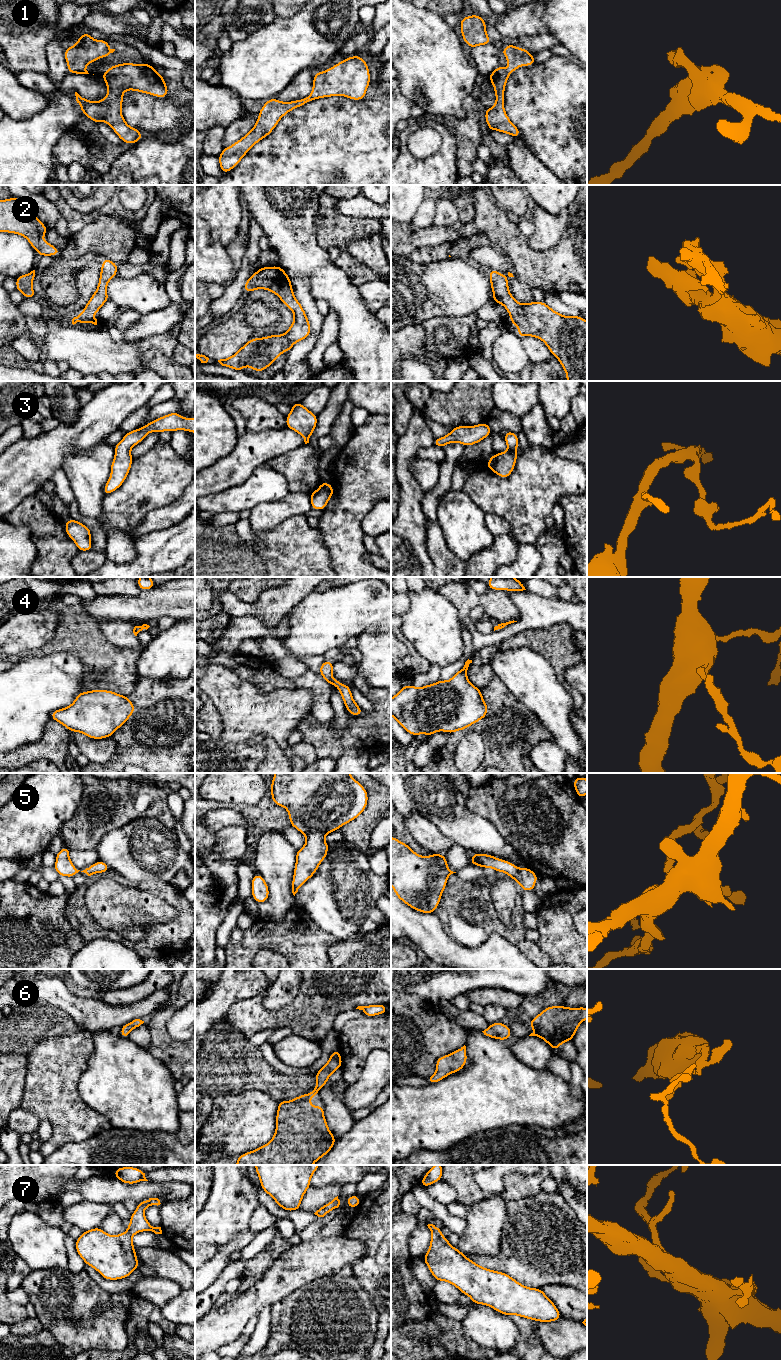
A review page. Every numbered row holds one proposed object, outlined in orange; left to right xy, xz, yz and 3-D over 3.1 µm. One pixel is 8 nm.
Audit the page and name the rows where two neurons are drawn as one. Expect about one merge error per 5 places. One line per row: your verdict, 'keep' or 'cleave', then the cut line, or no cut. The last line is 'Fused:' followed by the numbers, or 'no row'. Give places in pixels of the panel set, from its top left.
1: keep | no cut
2: keep | no cut
3: keep | no cut
4: keep | no cut
5: keep | no cut
6: keep | no cut
7: keep | no cut
Fused: no row

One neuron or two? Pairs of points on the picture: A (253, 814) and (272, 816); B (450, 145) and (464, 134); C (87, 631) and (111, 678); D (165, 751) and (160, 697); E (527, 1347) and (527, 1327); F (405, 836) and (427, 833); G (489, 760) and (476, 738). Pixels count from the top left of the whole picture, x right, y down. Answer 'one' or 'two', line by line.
A: one
B: two
C: one
D: one
E: one
F: two
G: two

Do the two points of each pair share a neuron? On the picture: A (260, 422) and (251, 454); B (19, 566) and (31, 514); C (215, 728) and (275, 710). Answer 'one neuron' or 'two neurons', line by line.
A: two neurons
B: two neurons
C: two neurons

